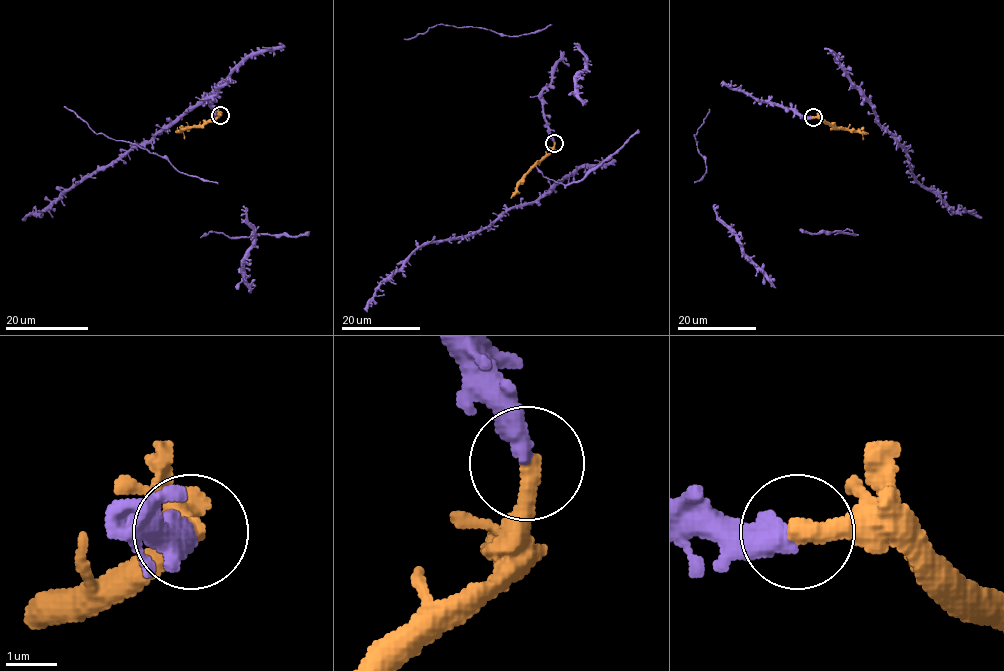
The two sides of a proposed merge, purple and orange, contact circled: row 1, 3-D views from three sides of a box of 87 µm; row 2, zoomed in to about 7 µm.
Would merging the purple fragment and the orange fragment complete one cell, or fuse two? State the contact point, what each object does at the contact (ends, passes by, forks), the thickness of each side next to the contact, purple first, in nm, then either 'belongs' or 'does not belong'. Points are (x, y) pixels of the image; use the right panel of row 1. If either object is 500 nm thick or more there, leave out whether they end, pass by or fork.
at (813, 117); 500 nm thick on the purple side, 420 nm on the other; belongs

